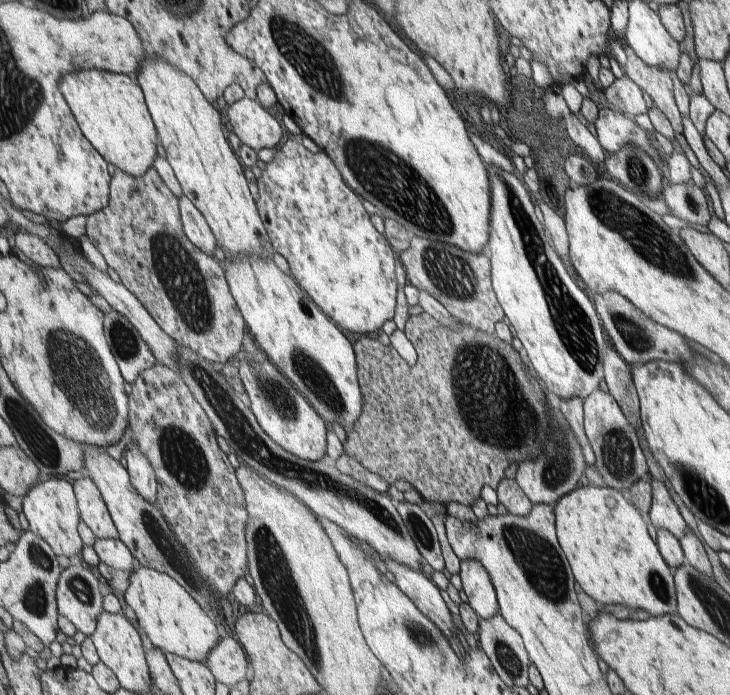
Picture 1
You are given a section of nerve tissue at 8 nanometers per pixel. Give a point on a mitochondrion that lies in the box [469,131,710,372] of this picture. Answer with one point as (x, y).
(639, 232)

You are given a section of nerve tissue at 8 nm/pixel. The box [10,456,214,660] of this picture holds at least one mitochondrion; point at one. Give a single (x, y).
(34, 599)

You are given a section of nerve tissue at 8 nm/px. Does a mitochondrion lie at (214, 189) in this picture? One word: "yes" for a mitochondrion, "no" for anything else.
no

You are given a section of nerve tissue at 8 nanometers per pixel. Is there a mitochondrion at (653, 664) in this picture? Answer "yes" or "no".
no

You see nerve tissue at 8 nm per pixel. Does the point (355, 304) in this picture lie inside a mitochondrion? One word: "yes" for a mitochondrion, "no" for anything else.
no

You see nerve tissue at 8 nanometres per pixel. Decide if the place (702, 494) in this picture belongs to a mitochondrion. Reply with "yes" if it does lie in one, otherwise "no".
yes

